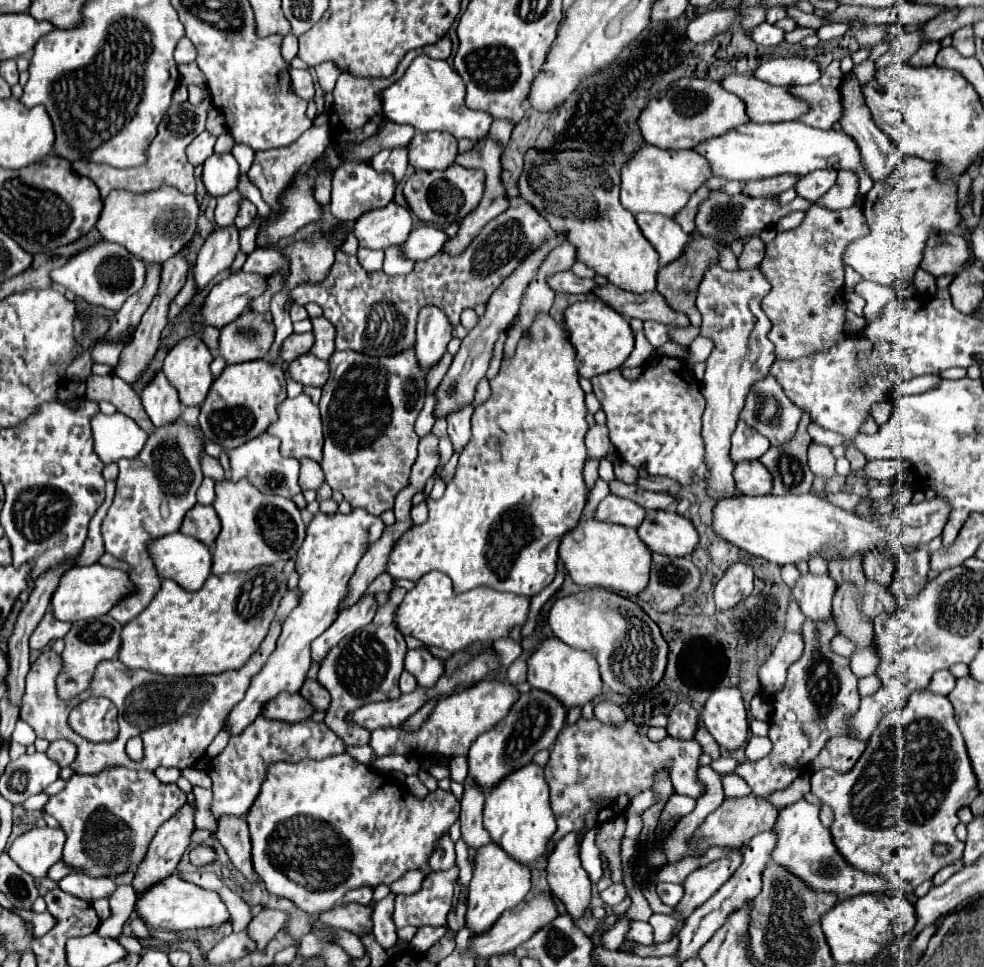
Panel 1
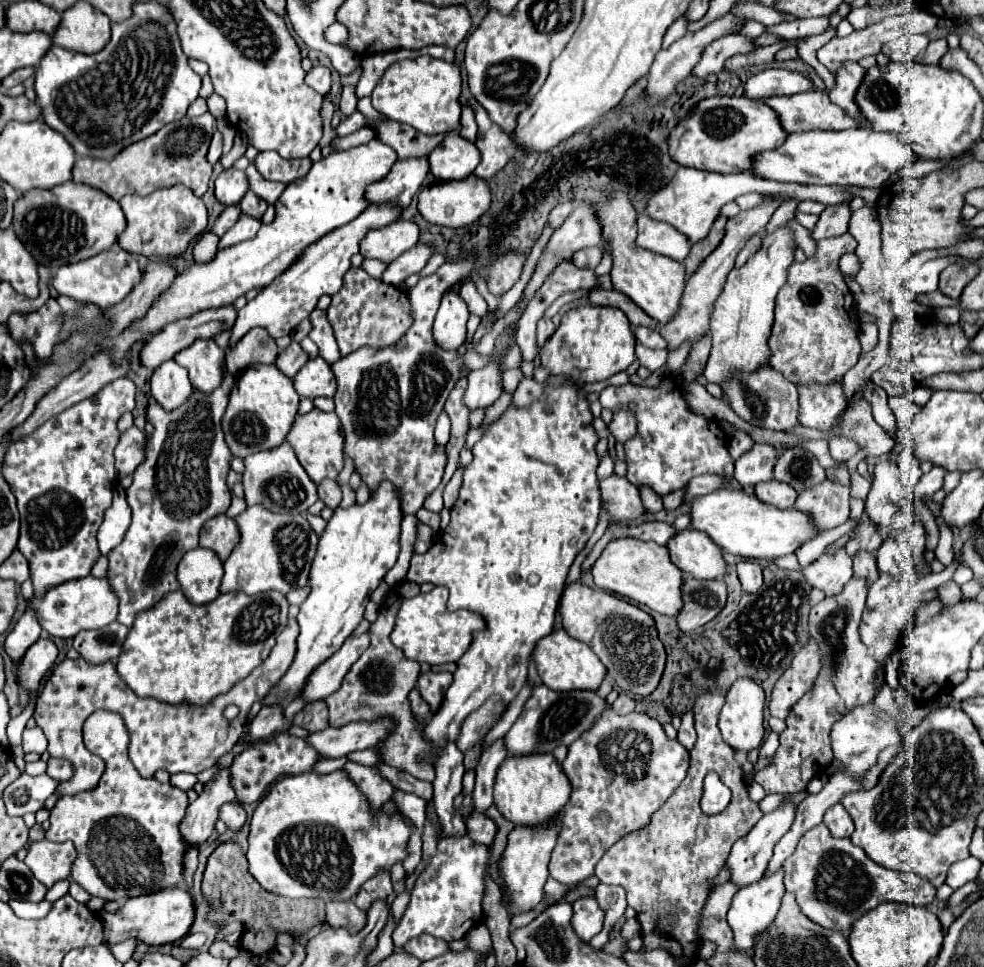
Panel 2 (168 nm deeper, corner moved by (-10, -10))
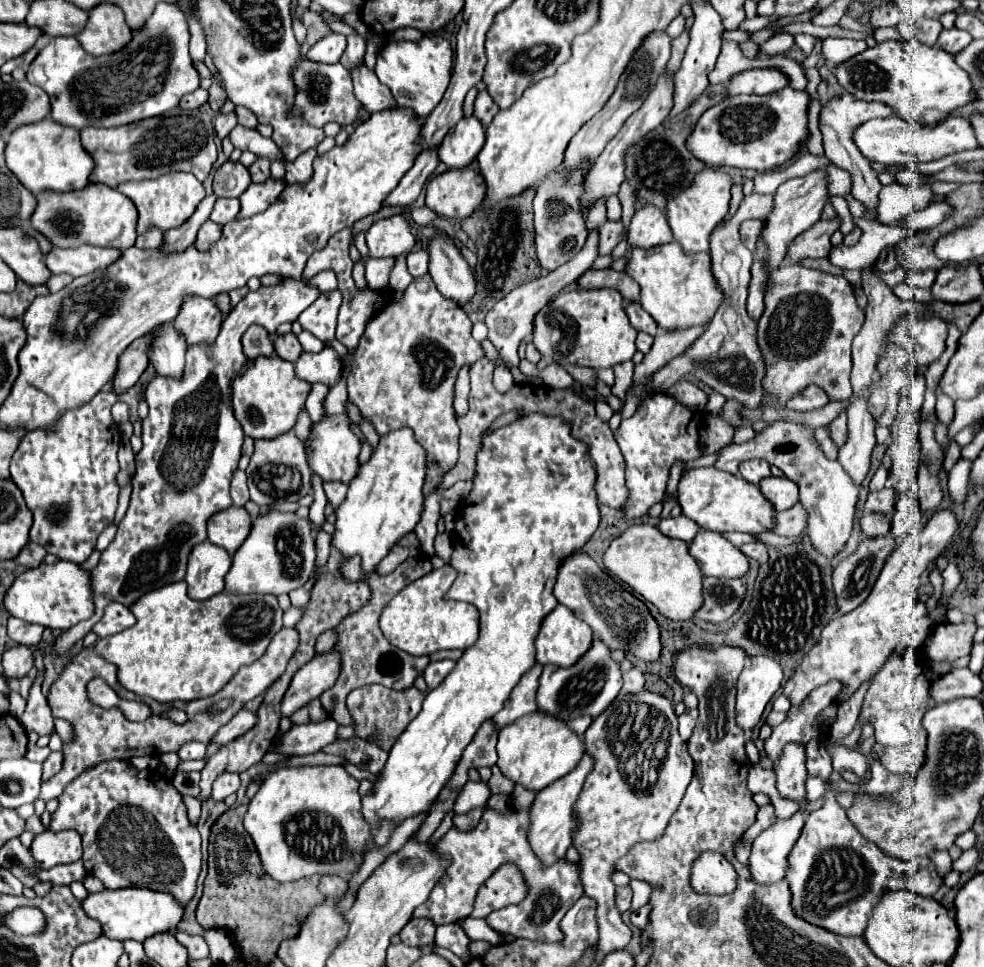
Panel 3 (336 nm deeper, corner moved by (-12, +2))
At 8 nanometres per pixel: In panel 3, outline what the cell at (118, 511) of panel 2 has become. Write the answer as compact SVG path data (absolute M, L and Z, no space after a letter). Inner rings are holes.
M111 522L111 524L101 532L99 542L97 542L97 550L101 550L101 552L103 552L103 550L113 542L115 534L117 534L117 524L115 524L115 522Z

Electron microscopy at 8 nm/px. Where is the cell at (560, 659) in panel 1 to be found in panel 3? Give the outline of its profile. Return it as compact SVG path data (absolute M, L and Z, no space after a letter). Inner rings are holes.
M555 608L541 624L541 630L535 638L537 662L555 664L569 668L577 664L579 658L591 648L593 630L583 620L579 620L569 608Z

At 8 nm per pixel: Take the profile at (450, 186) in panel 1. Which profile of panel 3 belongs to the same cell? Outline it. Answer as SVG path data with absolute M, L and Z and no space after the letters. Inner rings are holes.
M445 170L427 184L425 204L445 218L465 220L483 202L485 192L487 186L479 172Z

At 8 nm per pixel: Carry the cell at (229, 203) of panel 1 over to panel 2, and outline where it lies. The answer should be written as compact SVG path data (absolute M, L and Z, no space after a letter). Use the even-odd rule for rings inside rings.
M227 206L227 208L219 214L219 218L215 220L215 224L213 224L213 234L223 236L223 234L239 220L239 214L241 214L241 208L239 208L239 206Z

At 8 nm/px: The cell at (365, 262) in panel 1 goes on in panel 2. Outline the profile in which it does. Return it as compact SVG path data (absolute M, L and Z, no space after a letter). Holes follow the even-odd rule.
M363 260L361 268L363 268L363 270L365 270L369 276L379 278L379 276L383 274L383 270L387 268L387 264L381 264L381 260Z

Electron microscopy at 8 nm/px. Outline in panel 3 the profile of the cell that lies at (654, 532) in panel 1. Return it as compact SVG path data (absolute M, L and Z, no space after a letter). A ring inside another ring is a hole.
M701 530L693 538L689 544L689 554L697 560L705 576L737 578L745 576L749 568L747 556L743 556L741 550L735 548L725 536L711 530Z

